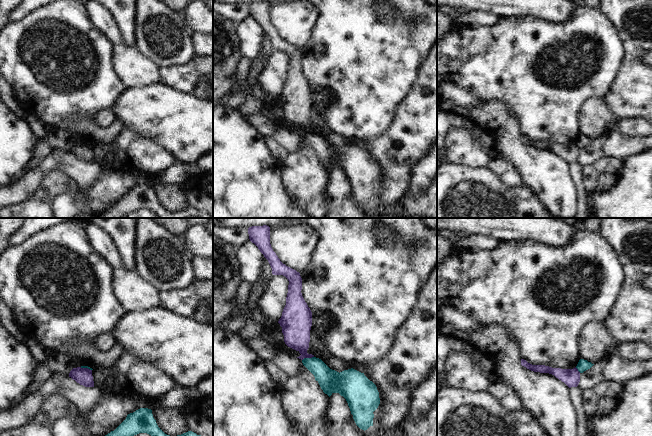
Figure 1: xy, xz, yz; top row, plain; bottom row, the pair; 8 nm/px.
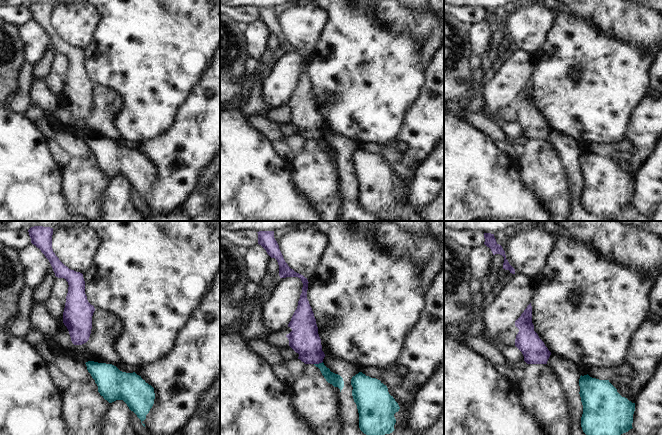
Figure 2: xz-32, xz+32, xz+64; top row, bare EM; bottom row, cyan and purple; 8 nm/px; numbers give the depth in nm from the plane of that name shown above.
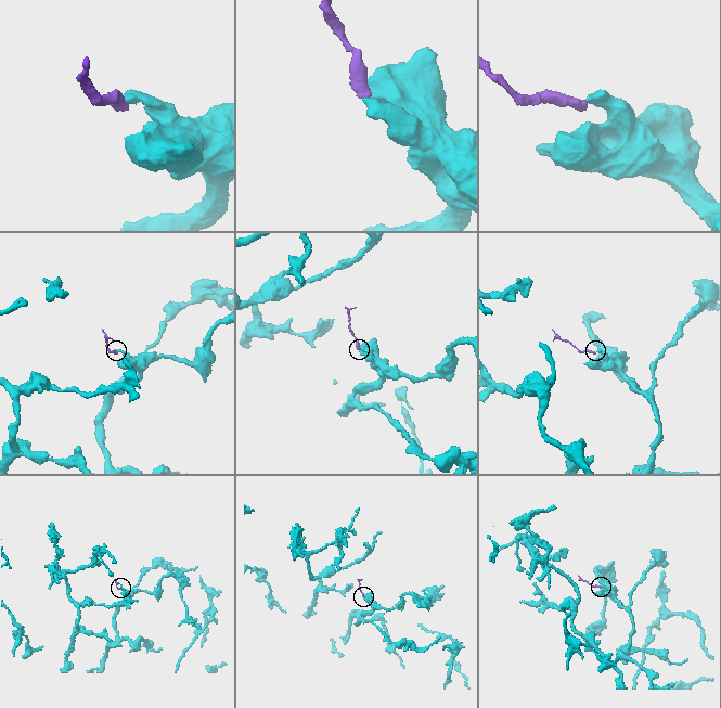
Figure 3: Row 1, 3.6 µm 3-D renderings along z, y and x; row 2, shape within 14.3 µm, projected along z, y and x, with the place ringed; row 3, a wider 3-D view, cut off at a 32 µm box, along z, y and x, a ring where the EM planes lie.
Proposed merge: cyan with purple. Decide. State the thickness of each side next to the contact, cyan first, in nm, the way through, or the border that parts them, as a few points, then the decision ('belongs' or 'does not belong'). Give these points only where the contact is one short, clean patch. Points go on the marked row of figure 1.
180/220 nm | along xz (313, 356), (302, 360) | does not belong

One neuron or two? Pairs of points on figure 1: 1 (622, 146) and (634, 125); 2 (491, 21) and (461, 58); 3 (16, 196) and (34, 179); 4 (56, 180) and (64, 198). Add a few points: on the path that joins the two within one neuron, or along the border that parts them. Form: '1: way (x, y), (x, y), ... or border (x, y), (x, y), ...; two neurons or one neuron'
1: border (620, 130), (629, 136), (641, 137); two neurons
2: border (500, 18), (493, 26), (463, 26); two neurons
3: way (20, 192), (30, 182); one neuron
4: border (67, 189), (59, 192), (51, 204); two neurons

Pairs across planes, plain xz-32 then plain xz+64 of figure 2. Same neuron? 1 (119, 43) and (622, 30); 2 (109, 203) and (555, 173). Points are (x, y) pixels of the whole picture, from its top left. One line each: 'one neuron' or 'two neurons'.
1: two neurons
2: two neurons

